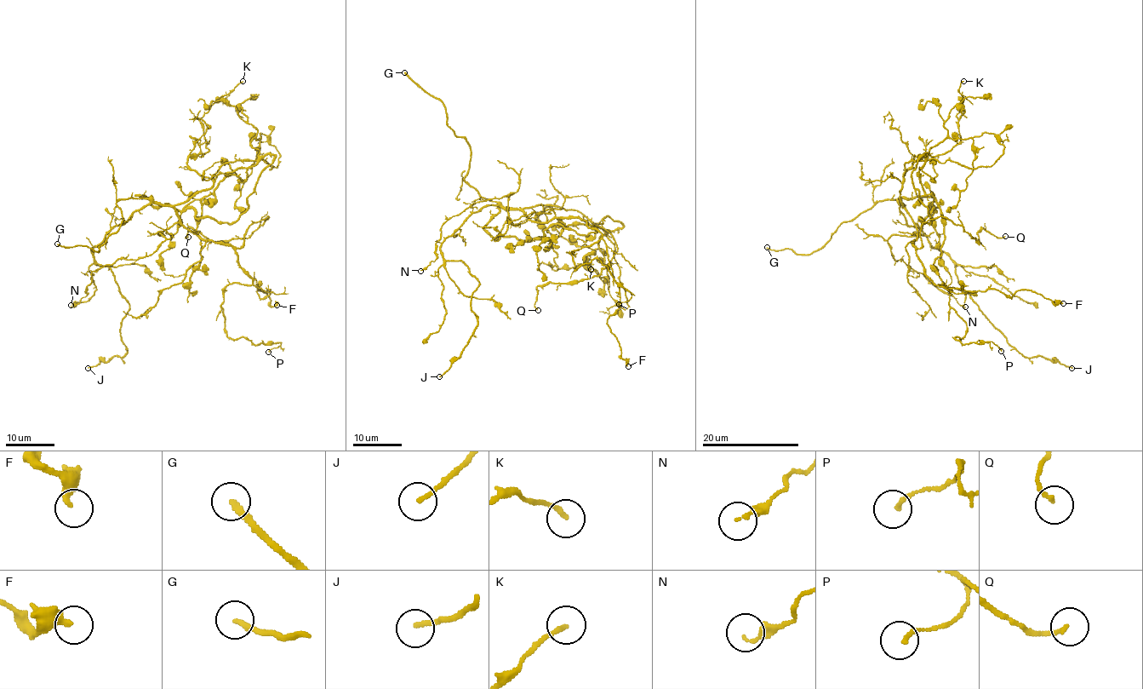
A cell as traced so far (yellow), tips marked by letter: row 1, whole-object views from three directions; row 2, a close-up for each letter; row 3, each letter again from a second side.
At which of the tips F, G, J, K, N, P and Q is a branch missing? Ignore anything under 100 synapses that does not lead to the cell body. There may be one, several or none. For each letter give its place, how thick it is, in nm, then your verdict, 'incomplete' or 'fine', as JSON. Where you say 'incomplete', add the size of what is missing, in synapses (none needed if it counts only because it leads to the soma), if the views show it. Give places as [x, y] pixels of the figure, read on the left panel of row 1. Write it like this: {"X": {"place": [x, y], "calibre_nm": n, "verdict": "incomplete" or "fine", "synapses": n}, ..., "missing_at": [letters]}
{"F": {"place": [277, 305], "calibre_nm": 360, "verdict": "fine"}, "G": {"place": [57, 244], "calibre_nm": 220, "verdict": "incomplete"}, "J": {"place": [88, 368], "calibre_nm": 170, "verdict": "fine"}, "K": {"place": [242, 81], "calibre_nm": 180, "verdict": "fine"}, "N": {"place": [71, 305], "calibre_nm": 110, "verdict": "fine"}, "P": {"place": [268, 352], "calibre_nm": 170, "verdict": "fine"}, "Q": {"place": [188, 237], "calibre_nm": 150, "verdict": "fine"}, "missing_at": ["G"]}

